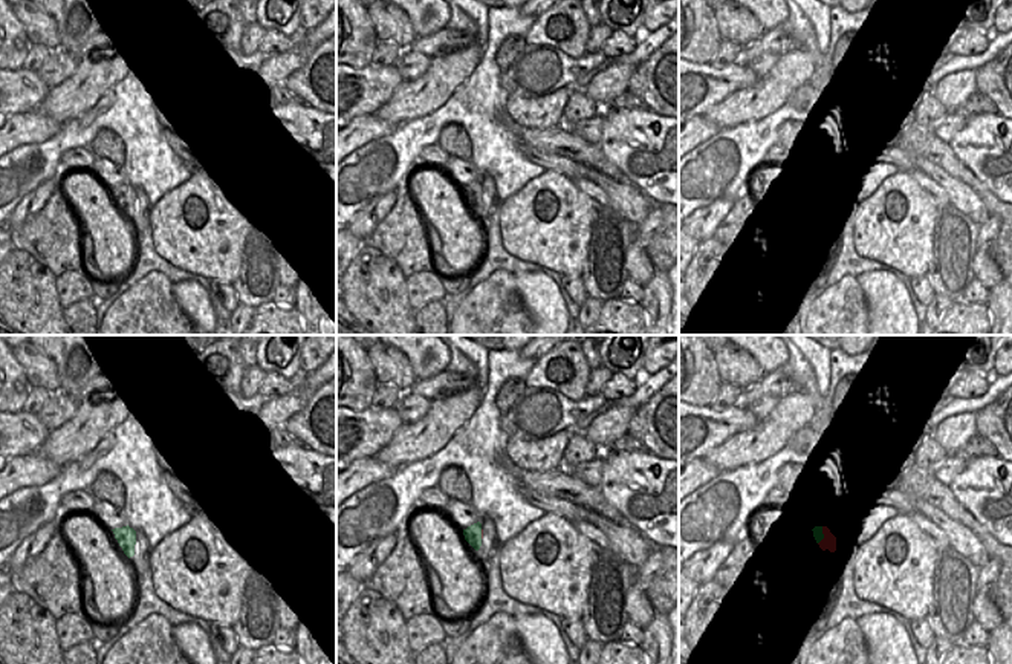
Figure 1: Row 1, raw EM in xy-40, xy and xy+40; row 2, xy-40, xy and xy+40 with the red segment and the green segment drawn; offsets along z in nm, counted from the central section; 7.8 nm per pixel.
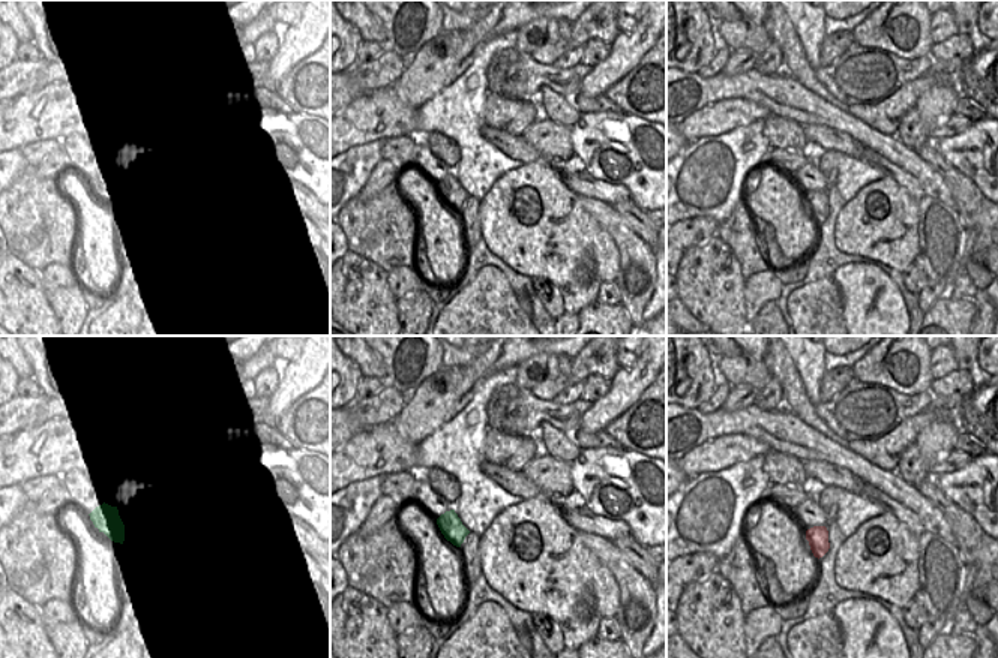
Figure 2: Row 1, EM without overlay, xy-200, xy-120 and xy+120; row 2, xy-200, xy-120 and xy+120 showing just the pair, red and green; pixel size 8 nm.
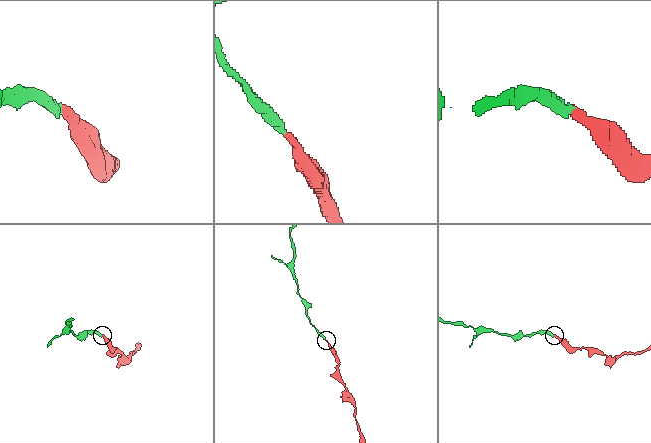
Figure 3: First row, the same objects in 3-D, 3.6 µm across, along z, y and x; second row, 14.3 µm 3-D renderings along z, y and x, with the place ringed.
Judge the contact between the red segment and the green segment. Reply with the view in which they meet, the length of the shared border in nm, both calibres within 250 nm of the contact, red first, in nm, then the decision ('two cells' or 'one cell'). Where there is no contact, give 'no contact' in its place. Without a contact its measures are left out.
xy+40 | 150 nm | 120/80 nm | one cell

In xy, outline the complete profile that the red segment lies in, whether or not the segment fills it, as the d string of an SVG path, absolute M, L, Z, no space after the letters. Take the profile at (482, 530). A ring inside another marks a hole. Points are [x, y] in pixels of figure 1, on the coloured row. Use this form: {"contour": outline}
{"contour": "M477 522L466 529L463 529L465 540L475 549L478 551L482 546L482 539L483 539L483 529L482 523Z"}

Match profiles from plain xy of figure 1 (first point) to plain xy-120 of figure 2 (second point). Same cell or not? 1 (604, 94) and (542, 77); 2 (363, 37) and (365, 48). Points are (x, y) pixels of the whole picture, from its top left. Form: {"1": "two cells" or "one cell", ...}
{"1": "two cells", "2": "two cells"}

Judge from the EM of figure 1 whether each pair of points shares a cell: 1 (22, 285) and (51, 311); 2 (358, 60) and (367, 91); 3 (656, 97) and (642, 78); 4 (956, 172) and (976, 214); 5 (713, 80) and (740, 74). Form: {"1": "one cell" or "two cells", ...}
{"1": "one cell", "2": "two cells", "3": "one cell", "4": "two cells", "5": "one cell"}

